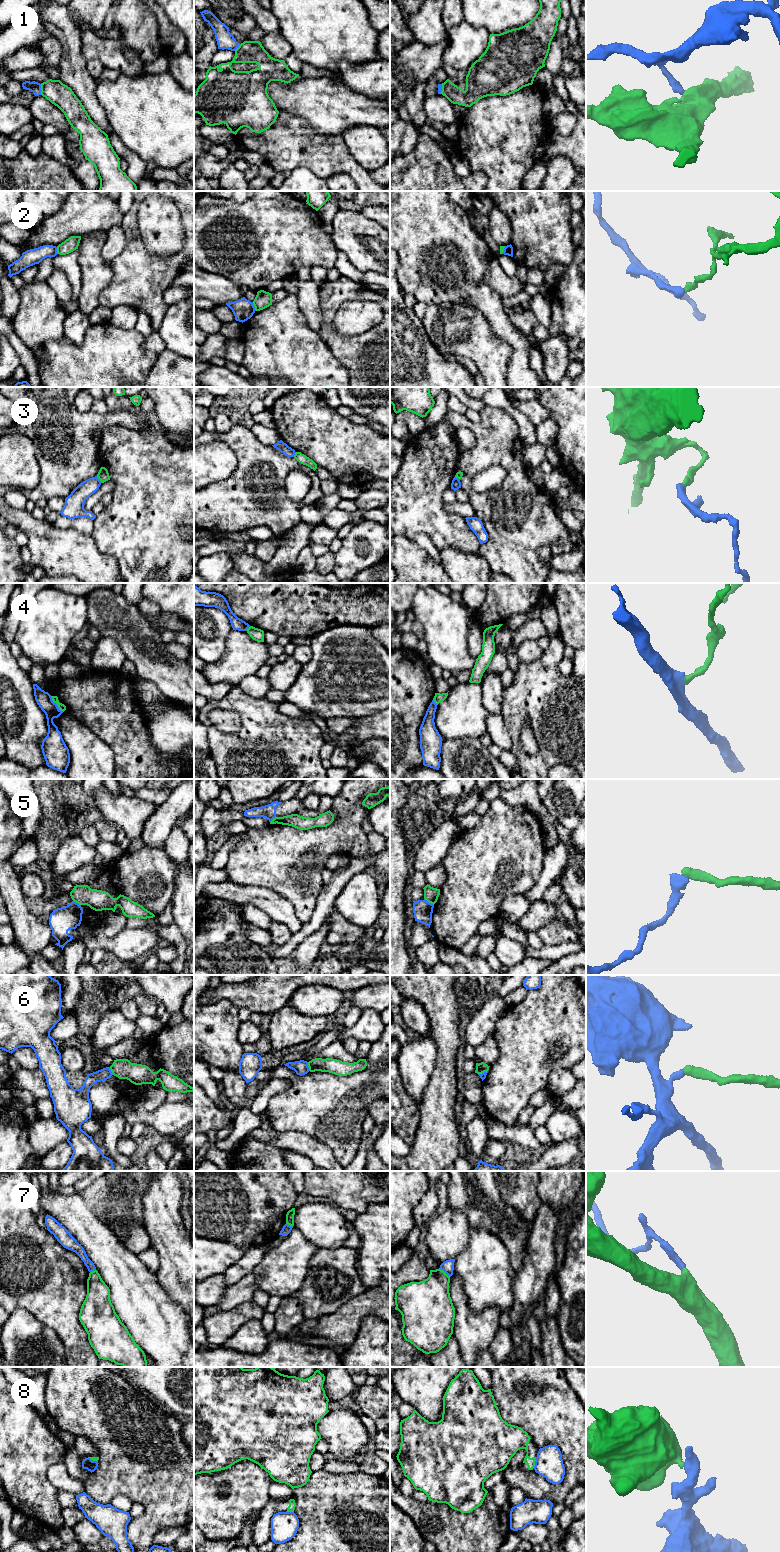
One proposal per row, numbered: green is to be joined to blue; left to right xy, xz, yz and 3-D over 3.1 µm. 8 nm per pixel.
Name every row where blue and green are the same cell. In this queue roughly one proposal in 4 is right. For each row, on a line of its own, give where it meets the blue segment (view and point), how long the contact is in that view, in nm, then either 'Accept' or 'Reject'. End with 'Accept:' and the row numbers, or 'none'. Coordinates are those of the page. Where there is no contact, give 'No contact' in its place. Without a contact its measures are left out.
1: Touches blue at xy (40, 89). Shared border 90 nm. Reject
2: Touches blue at xz (253, 306). Shared border 80 nm. Reject
3: Touches blue at xy (98, 479). Shared border 70 nm. Reject
4: Touches blue at xy (56, 704). Shared border 170 nm. Reject
5: Touches blue at yz (428, 902). Shared border 100 nm. Reject
6: Touches blue at xz (307, 1066). Shared border 70 nm. Reject
7: Touches blue at yz (445, 1272). Shared border 120 nm. Reject
8: Touches blue at yz (535, 1462). Shared border 90 nm. Reject
Accept: none

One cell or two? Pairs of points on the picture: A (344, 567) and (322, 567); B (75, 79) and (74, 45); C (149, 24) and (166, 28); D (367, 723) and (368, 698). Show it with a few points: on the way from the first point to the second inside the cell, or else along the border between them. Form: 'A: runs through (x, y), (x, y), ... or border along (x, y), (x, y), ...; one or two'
A: border along (334, 553), (332, 570); two
B: runs through (76, 71), (74, 68), (74, 53); one
C: border along (151, 10), (157, 20), (160, 39), (165, 49); two
D: border along (379, 711), (359, 718); two

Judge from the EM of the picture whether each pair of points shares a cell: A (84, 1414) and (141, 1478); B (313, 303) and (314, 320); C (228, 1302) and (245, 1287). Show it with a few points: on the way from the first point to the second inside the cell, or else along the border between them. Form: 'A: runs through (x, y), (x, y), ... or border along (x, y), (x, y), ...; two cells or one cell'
A: runs through (100, 1430), (130, 1462); one cell
B: runs through (313, 307), (314, 316); one cell
C: runs through (232, 1298), (241, 1291); one cell

